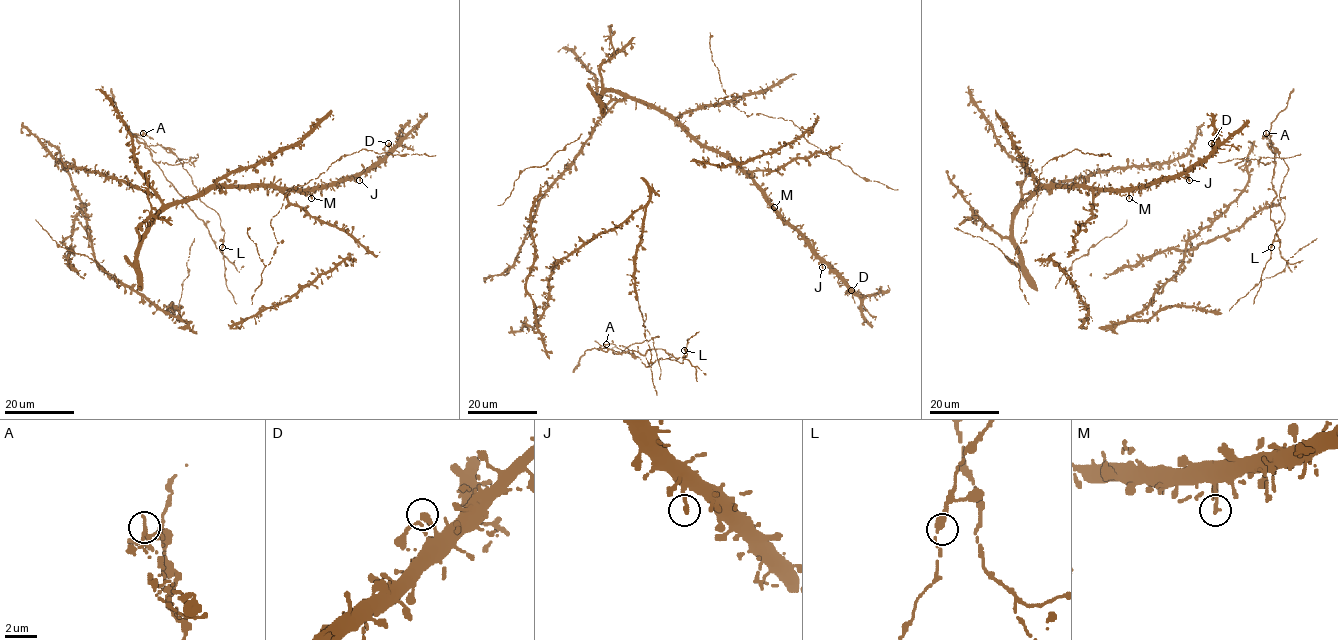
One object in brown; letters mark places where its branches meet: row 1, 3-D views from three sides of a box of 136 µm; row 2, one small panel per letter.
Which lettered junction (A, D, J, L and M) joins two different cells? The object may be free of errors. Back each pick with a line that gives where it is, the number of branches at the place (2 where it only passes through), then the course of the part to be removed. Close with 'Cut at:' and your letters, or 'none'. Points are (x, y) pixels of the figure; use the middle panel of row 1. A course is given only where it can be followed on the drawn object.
A: Place: (606, 344). Branches: 2. Course of the part to remove: (606, 344), (599, 348), (642, 354), (652, 348), (663, 349), (706, 374)
Cut at: A

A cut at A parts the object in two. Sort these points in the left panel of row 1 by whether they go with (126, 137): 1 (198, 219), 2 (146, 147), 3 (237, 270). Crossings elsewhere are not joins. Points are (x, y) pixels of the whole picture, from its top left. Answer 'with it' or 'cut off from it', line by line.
1: cut off from it
2: cut off from it
3: cut off from it

